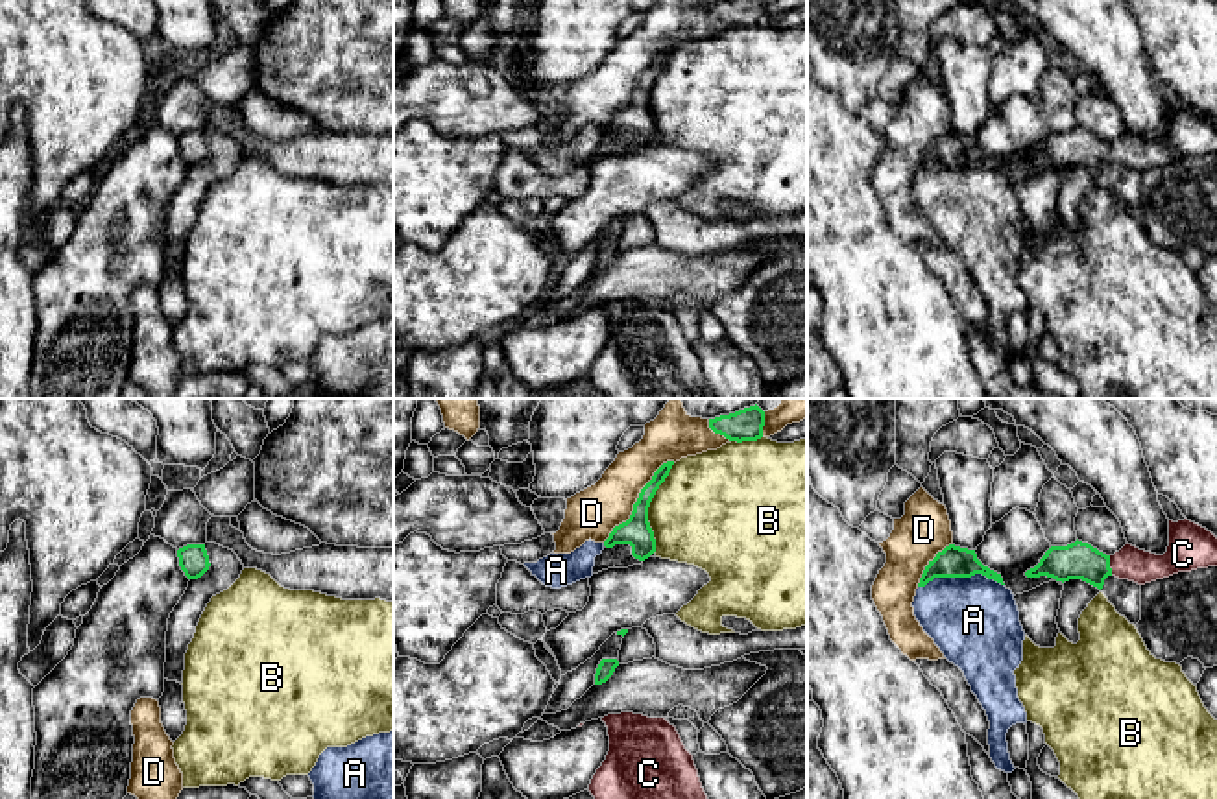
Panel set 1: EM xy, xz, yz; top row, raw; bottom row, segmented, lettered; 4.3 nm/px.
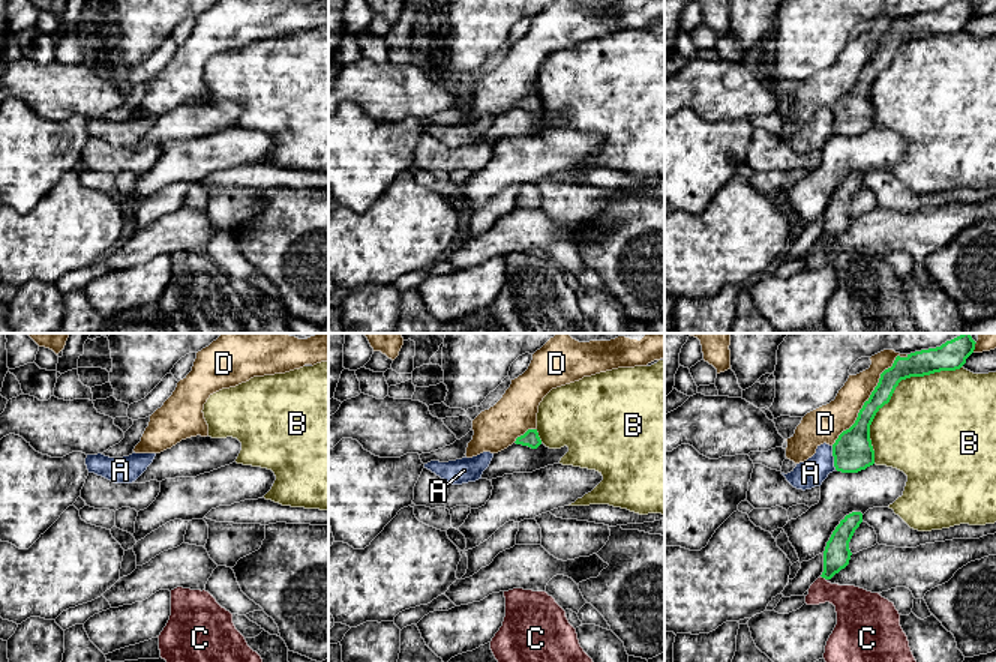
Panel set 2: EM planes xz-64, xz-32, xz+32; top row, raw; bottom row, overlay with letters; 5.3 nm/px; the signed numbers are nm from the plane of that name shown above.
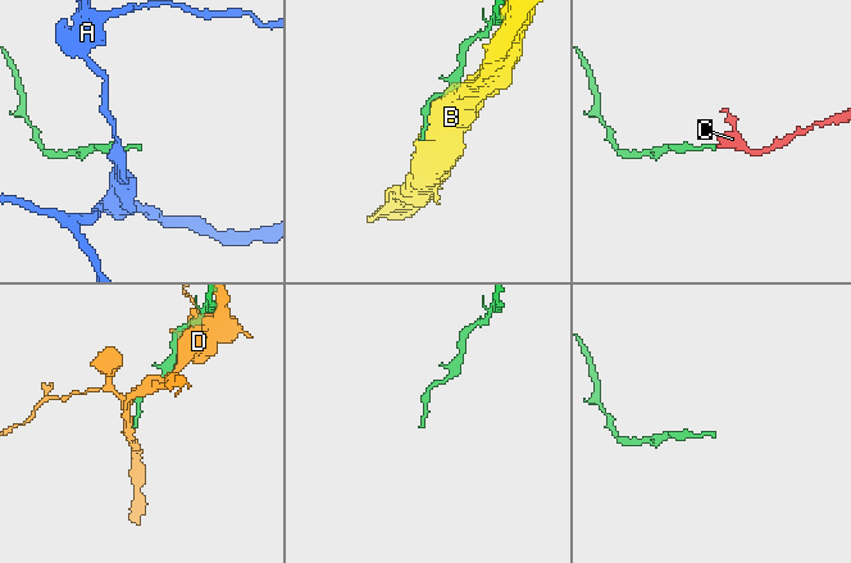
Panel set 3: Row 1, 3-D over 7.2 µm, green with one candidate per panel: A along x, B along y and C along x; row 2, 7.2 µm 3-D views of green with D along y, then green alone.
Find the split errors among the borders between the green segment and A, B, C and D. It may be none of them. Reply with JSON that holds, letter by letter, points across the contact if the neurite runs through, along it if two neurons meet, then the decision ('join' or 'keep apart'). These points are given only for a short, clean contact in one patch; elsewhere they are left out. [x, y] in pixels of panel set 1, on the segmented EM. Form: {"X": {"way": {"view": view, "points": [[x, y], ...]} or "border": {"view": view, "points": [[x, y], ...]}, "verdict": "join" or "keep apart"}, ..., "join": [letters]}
{"A": {"border": {"view": "yz", "points": [[1003, 584], [972, 574], [935, 576], [918, 587]]}, "verdict": "keep apart"}, "B": {"verdict": "keep apart"}, "C": {"way": {"view": "yz", "points": [[1079, 560], [1090, 565], [1108, 565], [1131, 563]]}, "verdict": "join"}, "D": {"verdict": "keep apart"}, "join": ["C"]}

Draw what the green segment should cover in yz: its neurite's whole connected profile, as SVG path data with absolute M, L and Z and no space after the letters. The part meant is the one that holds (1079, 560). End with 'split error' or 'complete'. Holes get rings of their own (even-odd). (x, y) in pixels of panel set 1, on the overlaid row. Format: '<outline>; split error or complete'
M1184 519L1169 520L1169 546L1163 555L1139 550L1128 543L1114 555L1106 555L1077 539L1067 546L1051 546L1025 576L1047 576L1062 583L1082 579L1101 590L1108 576L1145 585L1208 566L1217 566L1217 537Z; split error

